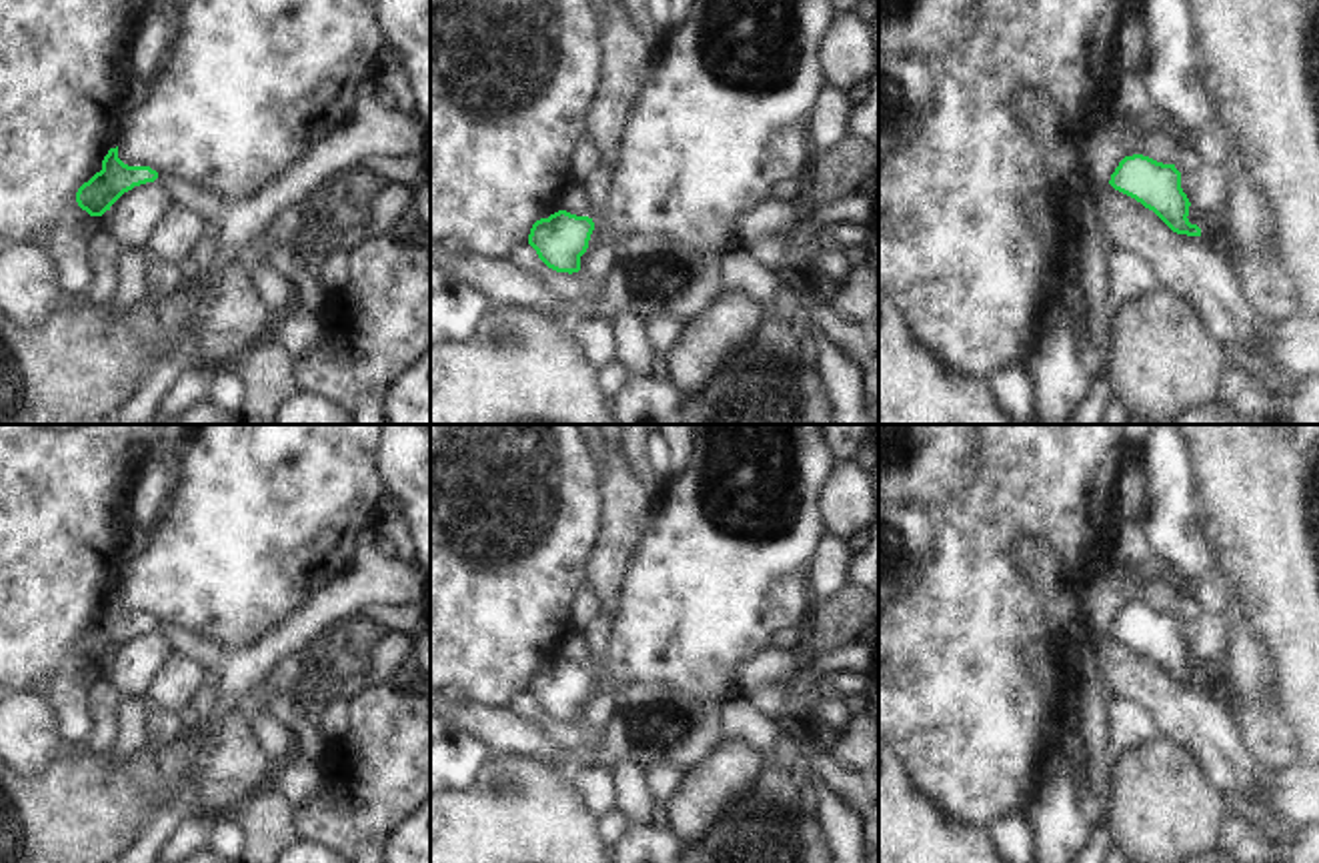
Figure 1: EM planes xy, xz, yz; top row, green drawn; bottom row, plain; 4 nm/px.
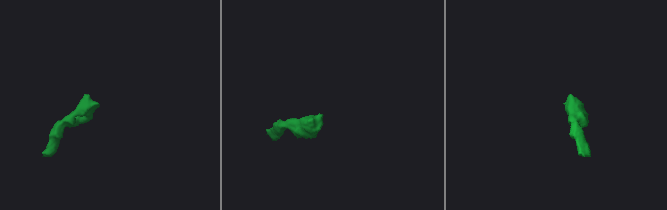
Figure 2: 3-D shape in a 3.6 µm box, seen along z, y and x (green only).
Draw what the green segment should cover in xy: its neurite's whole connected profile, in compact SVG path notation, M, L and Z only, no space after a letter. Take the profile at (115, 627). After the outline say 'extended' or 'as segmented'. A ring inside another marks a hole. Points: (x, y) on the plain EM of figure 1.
M116 595L104 605L102 619L78 637L76 651L90 665L102 665L124 641L156 627L158 621L150 615L124 613Z | as segmented

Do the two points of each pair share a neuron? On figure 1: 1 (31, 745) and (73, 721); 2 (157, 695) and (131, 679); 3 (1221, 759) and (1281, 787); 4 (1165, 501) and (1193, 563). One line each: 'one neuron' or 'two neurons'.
1: two neurons
2: two neurons
3: two neurons
4: one neuron

